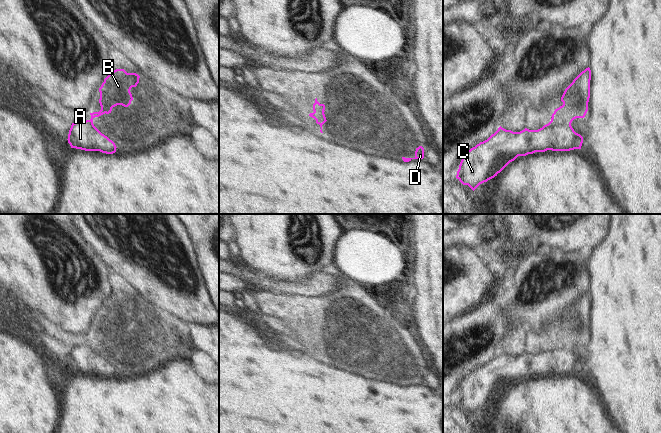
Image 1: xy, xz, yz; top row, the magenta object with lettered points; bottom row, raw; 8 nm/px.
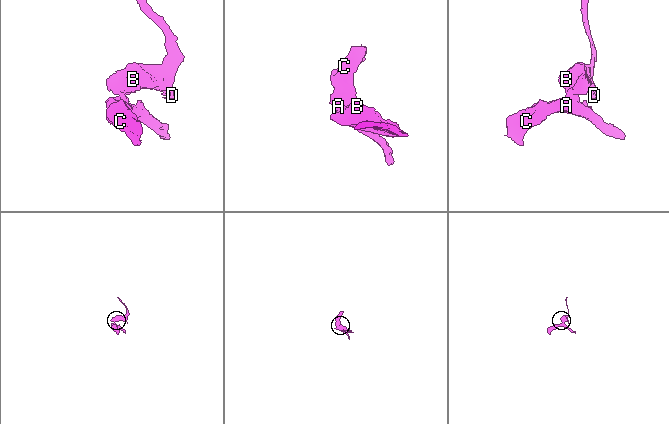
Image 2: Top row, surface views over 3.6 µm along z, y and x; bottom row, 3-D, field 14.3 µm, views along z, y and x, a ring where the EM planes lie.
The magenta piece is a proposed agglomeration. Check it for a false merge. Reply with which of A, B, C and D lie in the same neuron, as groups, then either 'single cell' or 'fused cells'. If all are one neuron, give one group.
groups A C / B D; fused cells

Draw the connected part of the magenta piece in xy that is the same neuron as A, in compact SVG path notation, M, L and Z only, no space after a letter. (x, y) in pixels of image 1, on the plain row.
M93 342L84 346L72 347L67 364L71 372L85 375L113 378L117 372L112 364L94 350Z

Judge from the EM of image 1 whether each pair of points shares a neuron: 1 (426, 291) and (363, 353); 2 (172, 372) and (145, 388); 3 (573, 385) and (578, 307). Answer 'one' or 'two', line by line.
1: two
2: one
3: two

